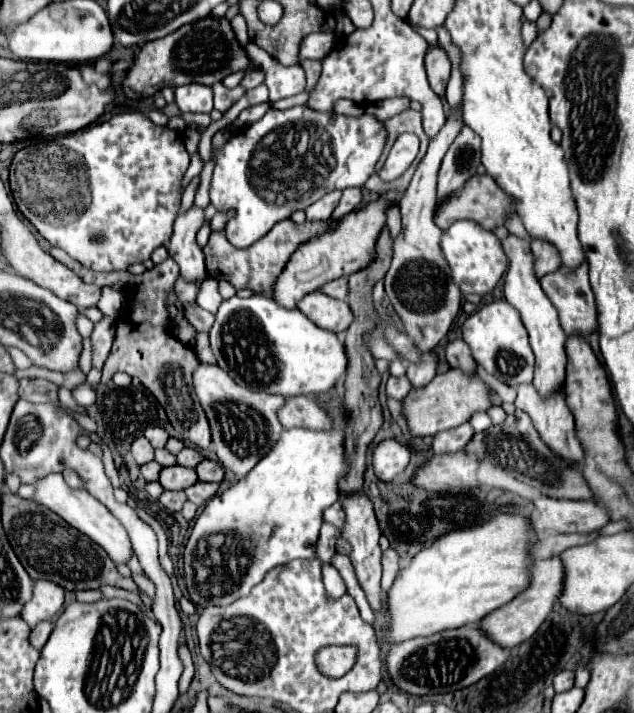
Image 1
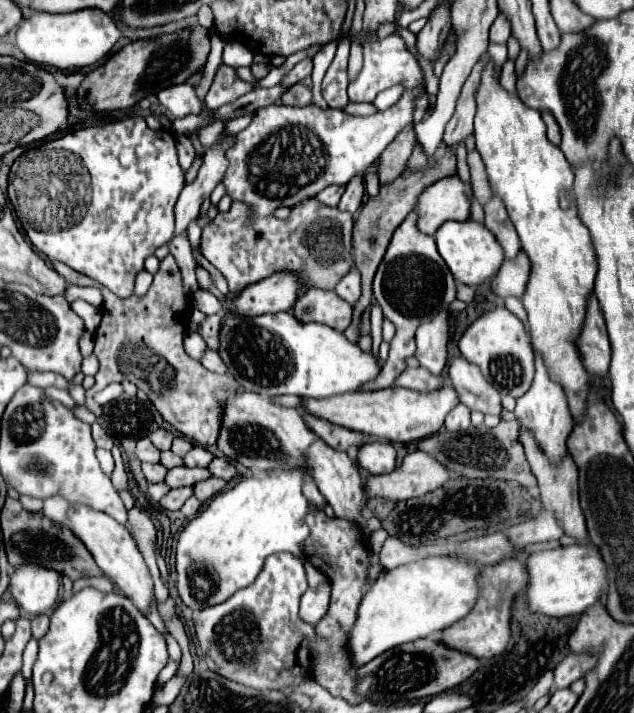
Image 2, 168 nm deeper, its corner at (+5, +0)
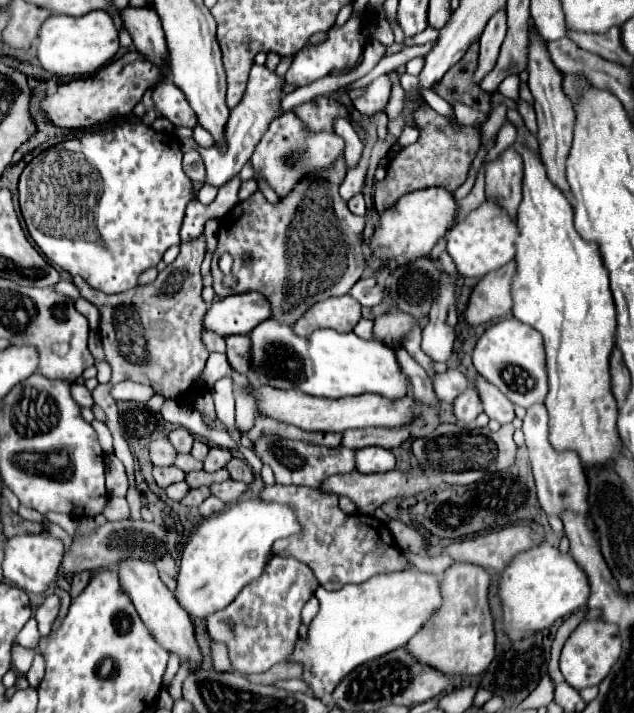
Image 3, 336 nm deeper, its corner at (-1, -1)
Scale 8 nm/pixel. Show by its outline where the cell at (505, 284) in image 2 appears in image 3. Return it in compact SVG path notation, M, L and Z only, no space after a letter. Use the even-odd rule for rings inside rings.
M515 260L505 264L499 270L489 272L479 280L471 294L469 308L465 312L465 318L469 324L477 326L495 318L507 318L513 308L513 296L511 296L511 280L517 272Z

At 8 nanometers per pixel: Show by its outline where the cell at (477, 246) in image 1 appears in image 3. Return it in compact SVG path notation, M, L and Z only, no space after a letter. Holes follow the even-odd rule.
M485 200L477 210L461 218L447 234L447 252L453 258L457 270L465 278L481 278L487 272L501 268L515 258L515 240L519 236L517 224L491 200Z

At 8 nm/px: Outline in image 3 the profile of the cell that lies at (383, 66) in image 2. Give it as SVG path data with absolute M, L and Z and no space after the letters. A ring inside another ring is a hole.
M388 74L381 75L365 88L363 96L353 100L353 106L365 116L371 116L371 114L379 112L389 101L391 86Z

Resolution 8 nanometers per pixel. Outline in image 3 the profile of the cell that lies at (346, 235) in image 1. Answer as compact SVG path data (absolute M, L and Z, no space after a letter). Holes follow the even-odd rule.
M245 292L215 300L203 318L203 326L219 336L249 334L251 328L269 320L269 316L269 300L261 292Z

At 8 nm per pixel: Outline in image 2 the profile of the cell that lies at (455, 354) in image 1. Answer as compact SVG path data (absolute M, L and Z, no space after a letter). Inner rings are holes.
M455 357L449 365L449 381L459 395L459 401L471 411L485 415L501 415L499 391L481 375L479 367L463 357Z

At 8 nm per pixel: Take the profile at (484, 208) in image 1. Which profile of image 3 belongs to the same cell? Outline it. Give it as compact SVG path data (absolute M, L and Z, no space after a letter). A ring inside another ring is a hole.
M431 186L425 190L411 192L399 200L393 208L387 208L381 214L381 226L373 234L373 260L371 268L377 270L381 262L387 258L389 266L395 268L397 264L407 264L409 260L415 260L419 256L427 256L433 246L445 238L449 232L449 226L453 226L457 218L457 200L451 192L445 192L445 188Z

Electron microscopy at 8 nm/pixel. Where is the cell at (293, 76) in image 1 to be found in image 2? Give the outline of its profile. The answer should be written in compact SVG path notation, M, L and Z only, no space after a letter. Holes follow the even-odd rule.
M303 59L303 61L299 61L299 63L291 69L291 73L285 77L283 85L295 85L295 83L305 81L305 79L311 75L311 69L313 69L311 59Z

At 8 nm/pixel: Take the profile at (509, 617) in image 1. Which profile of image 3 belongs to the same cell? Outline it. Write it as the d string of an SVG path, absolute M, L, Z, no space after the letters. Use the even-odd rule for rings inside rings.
M453 564L441 578L443 606L435 612L431 624L415 634L407 648L423 664L429 664L443 674L481 674L495 658L495 624L489 608L491 574L477 564Z

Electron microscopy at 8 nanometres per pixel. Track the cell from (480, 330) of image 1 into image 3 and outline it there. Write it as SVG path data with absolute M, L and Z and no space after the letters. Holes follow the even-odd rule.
M513 316L489 326L477 340L473 350L473 364L477 372L497 386L513 404L529 408L543 402L547 394L547 372L543 356L543 340L535 328L515 320Z

